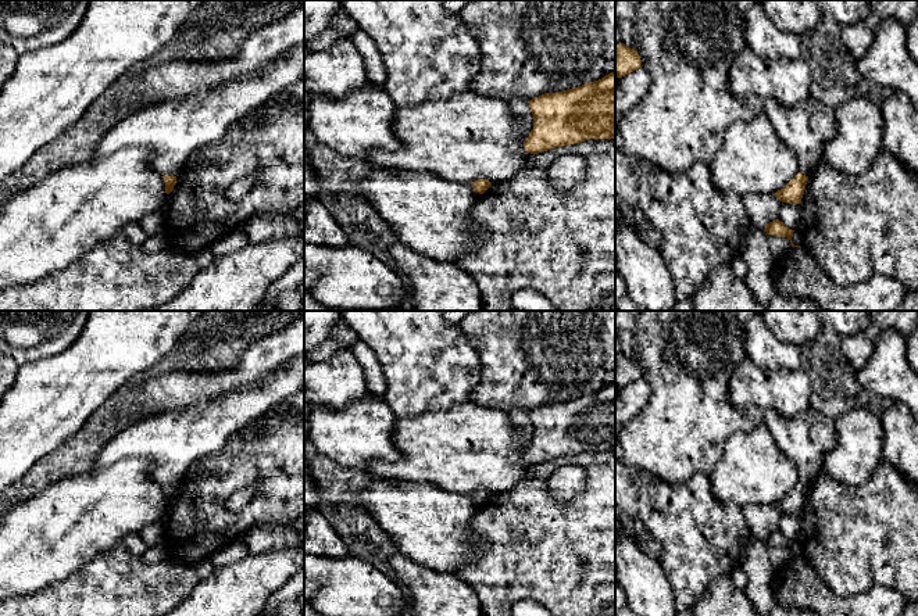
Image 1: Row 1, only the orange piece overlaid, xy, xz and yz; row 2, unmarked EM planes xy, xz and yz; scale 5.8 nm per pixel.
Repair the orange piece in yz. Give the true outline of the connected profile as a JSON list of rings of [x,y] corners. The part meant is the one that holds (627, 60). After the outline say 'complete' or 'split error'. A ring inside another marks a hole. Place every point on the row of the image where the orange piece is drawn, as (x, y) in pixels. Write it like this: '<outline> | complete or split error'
[[[624,43],[615,46],[615,76],[622,78],[639,68],[642,60],[636,49],[626,47]]] | complete

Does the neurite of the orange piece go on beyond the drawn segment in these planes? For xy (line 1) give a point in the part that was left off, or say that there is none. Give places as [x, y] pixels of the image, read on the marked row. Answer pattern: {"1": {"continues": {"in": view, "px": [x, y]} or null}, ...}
{"1": {"continues": null}}

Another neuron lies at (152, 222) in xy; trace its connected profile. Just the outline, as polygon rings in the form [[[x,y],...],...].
[[[154,211],[142,218],[140,226],[149,236],[156,236],[162,226],[162,221],[162,215]]]

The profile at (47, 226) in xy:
[[[144,147],[65,166],[15,193],[0,212],[0,293],[68,266],[100,241],[124,232],[129,222],[160,212],[165,198],[162,175]]]

